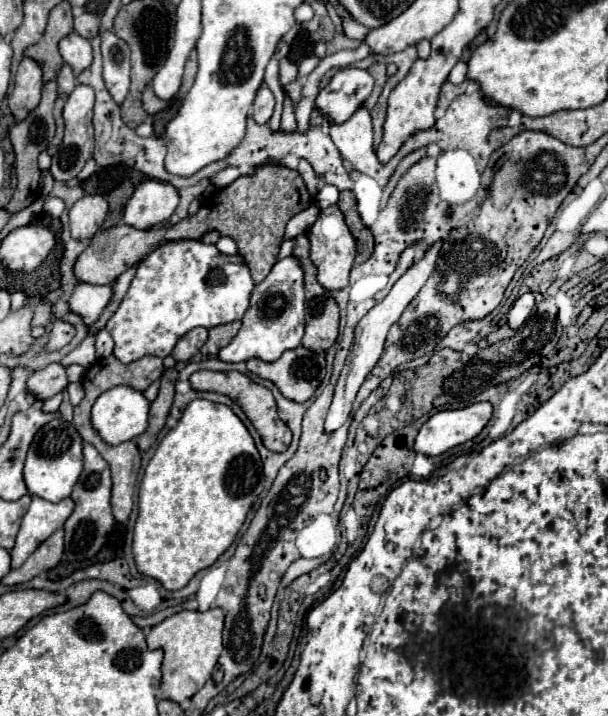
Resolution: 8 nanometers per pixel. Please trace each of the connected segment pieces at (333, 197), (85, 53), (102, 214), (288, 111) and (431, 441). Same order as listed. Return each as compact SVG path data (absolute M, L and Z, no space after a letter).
M324 185L324 187L320 189L320 193L316 195L316 205L318 205L320 209L326 209L326 207L334 205L336 201L338 201L338 189L332 187L332 185Z
M70 33L68 37L64 37L60 41L60 55L62 55L64 63L68 63L72 67L72 71L76 71L76 75L80 75L92 63L90 41L76 33Z
M84 195L70 209L70 233L74 239L92 239L108 215L108 203L102 195Z
M284 91L284 111L282 111L282 131L294 131L296 129L296 117L294 117L296 105Z
M474 403L464 409L440 411L422 425L414 449L422 455L442 455L444 451L474 439L486 427L490 417L490 403Z

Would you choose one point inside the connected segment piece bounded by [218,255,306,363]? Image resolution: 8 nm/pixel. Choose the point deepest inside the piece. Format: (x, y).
(274, 322)

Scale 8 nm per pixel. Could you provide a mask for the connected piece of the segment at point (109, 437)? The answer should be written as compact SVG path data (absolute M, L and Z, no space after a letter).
M118 385L118 387L108 389L106 393L102 393L96 399L96 403L92 407L92 425L108 445L118 445L118 443L130 441L146 431L148 409L150 409L150 401L144 397L142 391L128 387L128 385Z

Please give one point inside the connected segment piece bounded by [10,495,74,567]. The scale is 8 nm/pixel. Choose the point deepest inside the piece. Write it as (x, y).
(43, 518)

